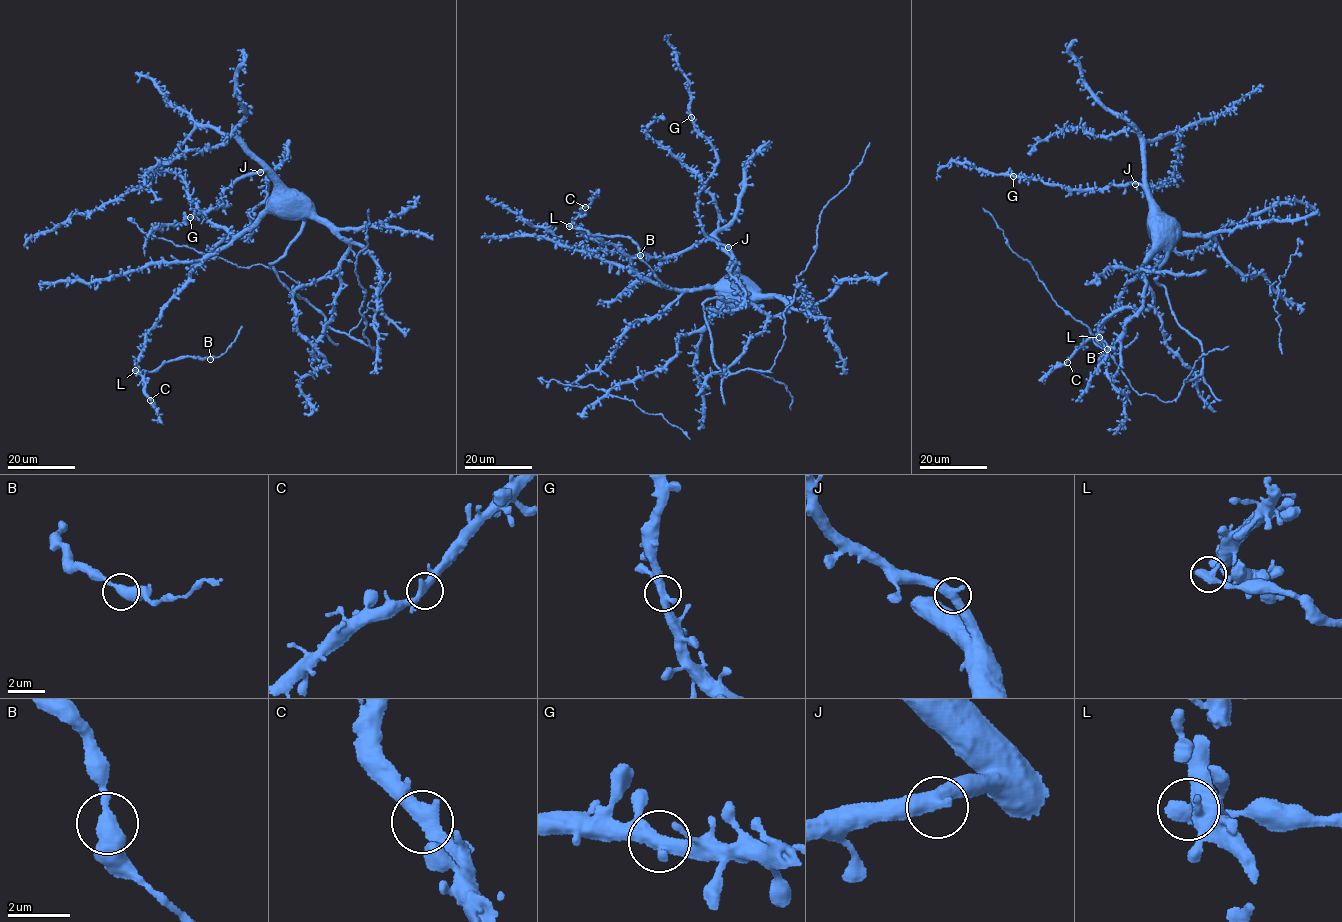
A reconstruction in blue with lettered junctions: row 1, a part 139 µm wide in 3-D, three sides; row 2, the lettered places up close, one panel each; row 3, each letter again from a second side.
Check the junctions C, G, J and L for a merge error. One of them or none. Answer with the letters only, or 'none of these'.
L

